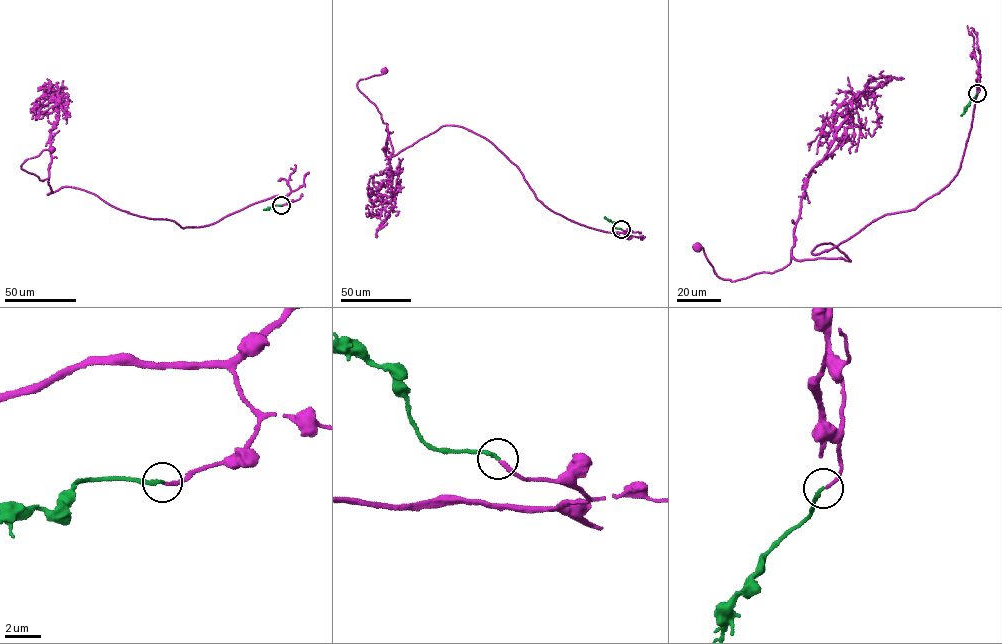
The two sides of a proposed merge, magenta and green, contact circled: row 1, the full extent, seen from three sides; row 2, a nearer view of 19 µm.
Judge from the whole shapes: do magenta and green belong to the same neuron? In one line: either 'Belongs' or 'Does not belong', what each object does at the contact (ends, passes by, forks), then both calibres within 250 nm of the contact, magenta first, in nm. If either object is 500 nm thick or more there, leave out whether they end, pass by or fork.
Belongs. At the ring magenta ends. At the ring green ends. Thickness 180 nm (magenta) against 220 nm

